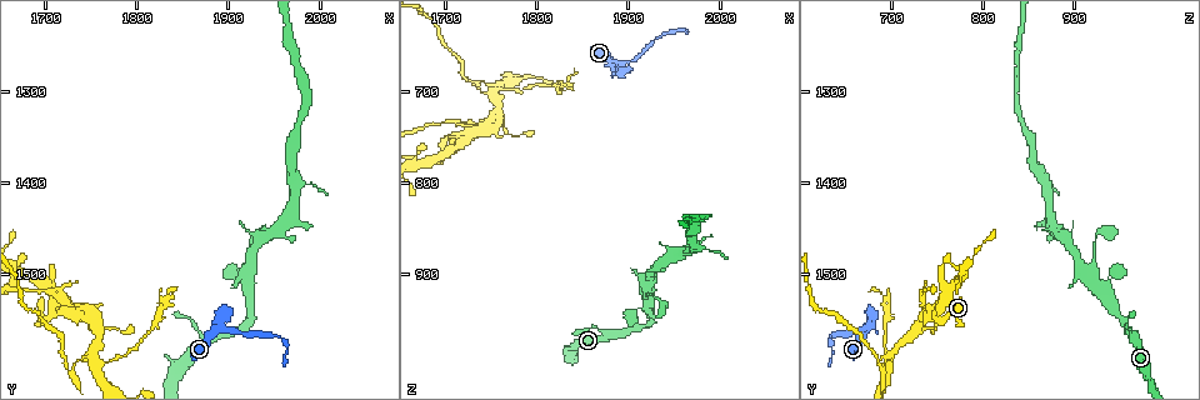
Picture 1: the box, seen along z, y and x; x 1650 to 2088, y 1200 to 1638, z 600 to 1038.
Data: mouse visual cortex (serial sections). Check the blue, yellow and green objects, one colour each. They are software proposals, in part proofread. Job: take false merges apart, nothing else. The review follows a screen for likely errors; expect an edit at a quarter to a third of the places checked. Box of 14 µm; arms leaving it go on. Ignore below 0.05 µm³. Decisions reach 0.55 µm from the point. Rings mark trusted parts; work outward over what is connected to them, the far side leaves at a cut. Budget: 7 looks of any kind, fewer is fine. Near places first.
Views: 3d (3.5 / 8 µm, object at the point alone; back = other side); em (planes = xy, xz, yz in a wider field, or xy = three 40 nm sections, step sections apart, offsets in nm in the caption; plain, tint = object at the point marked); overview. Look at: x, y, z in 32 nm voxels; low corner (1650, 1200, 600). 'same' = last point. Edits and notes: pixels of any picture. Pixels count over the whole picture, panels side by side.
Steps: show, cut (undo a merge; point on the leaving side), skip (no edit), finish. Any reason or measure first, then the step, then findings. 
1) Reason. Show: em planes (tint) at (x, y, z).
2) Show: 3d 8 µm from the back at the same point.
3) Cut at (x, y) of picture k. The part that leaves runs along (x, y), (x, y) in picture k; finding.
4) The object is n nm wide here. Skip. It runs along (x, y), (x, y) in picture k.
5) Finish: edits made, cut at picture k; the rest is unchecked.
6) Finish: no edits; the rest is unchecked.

Thin neck. Show: 3d 3.5 µm from the back at (1920, 1460, 925).

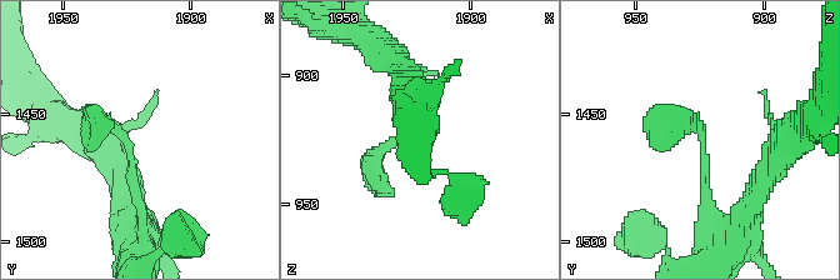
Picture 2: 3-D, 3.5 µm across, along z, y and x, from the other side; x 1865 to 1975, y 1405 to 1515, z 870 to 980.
Show: em xy step 1 (tint) at (1923, 1462, 924).

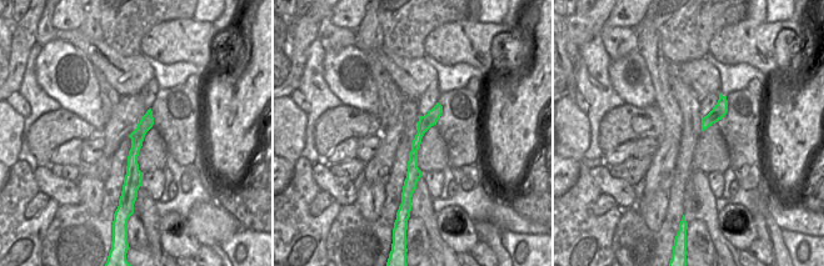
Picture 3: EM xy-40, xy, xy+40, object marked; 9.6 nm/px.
Show: em xy step 3 (tint) at the same point.

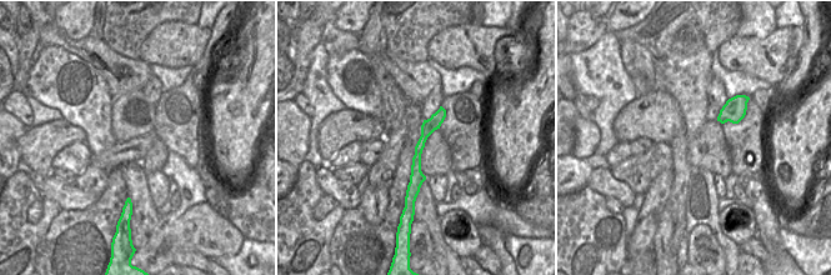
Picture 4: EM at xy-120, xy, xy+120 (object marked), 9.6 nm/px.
Skip. It runs along (730, 240), (704, 201), (701, 133), (650, 121) in picture 2; continuous, no second cell.

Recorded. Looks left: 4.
Arms part here. Show: 3d 8 µm at (1735, 1545, 745).

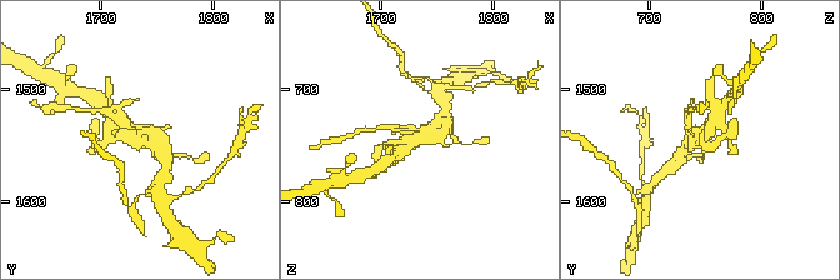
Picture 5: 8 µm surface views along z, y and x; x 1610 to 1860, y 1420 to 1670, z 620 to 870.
Show: 3d 3.5 µm at (1736, 1546, 744).

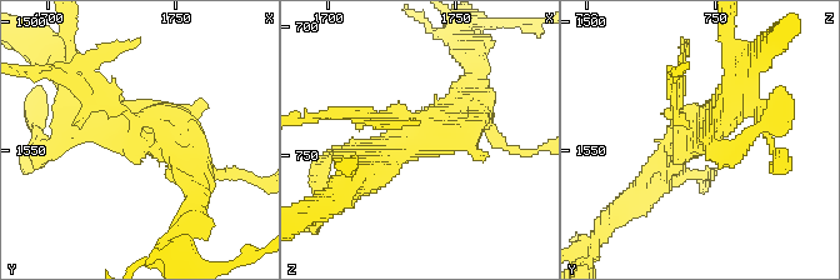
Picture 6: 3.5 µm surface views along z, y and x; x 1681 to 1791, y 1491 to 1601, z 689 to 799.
Now the EM. Show: em planes (tint) at (1734, 1545, 743).

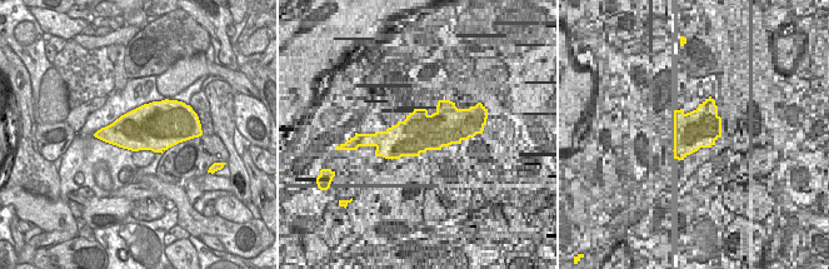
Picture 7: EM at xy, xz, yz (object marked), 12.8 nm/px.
Skip. It runs along (344, 150), (385, 156), (478, 99) in picture 6; one cell here.

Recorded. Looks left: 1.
Finish: no edits; the rest is unchecked.

